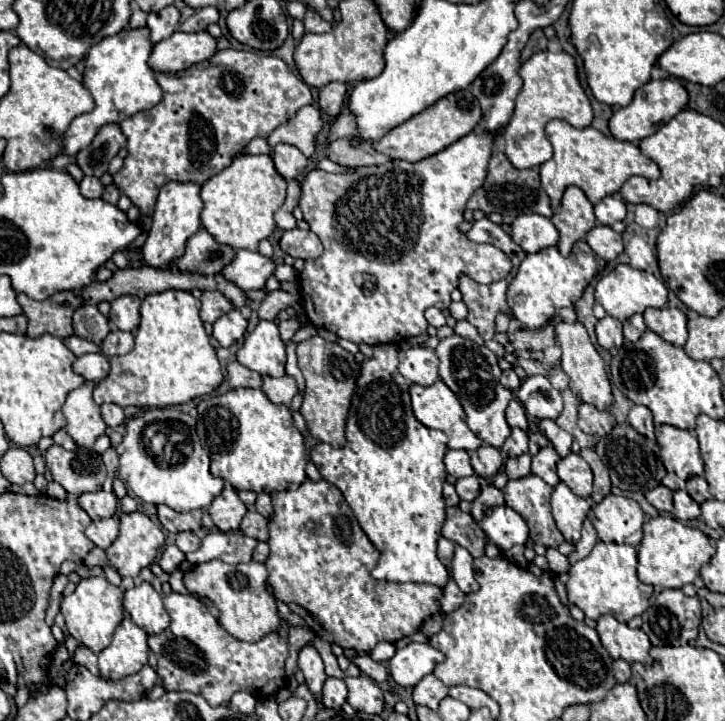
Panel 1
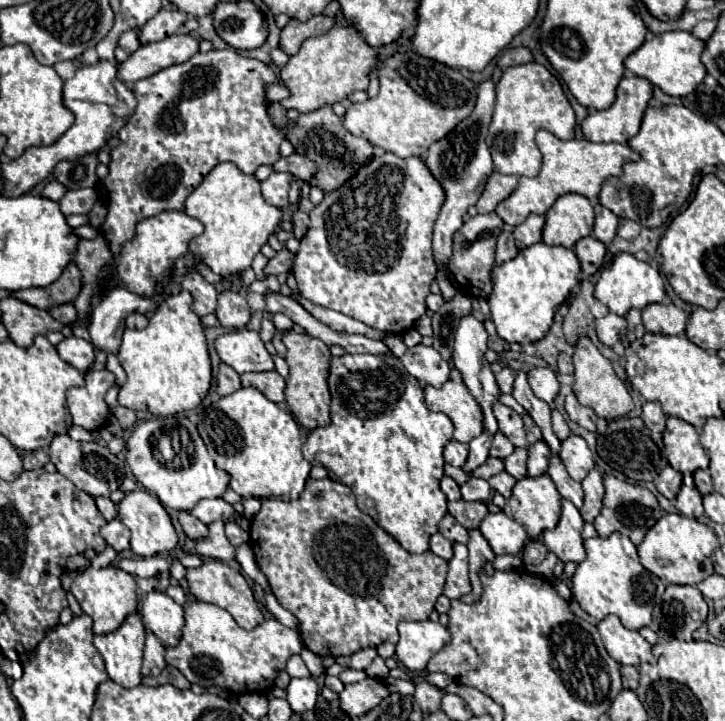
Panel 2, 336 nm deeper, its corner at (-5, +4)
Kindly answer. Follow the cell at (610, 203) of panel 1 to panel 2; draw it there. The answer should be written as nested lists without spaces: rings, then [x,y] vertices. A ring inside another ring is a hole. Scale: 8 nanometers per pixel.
[[[600,203],[594,207],[594,213],[596,213],[596,219],[594,219],[594,231],[592,235],[602,241],[604,245],[608,245],[614,237],[616,237],[616,229],[618,229],[618,217],[608,211],[606,207],[602,207]]]

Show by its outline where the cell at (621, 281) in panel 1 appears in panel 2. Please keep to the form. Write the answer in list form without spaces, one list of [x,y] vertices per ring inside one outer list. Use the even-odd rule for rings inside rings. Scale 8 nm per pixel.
[[[618,253],[616,259],[602,269],[600,279],[594,289],[594,297],[608,305],[608,309],[616,315],[626,315],[630,309],[644,309],[650,303],[660,303],[664,299],[664,281],[660,273],[644,261],[638,261],[630,253]]]

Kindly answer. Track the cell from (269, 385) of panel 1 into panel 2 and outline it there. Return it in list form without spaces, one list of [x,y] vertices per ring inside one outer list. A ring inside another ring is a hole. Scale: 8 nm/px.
[[[278,371],[244,373],[240,379],[242,379],[242,387],[254,387],[260,393],[264,393],[268,399],[272,399],[274,403],[284,401],[284,385],[286,385],[286,381],[280,377]]]

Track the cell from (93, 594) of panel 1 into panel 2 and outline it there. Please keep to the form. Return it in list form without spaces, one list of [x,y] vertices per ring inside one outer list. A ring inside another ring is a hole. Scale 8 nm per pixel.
[[[108,565],[108,567],[102,567],[102,569],[94,569],[94,567],[88,567],[86,571],[82,571],[70,591],[74,593],[76,601],[80,603],[80,609],[92,617],[94,621],[94,633],[96,635],[104,635],[104,633],[112,633],[120,627],[120,623],[126,619],[126,615],[130,615],[132,611],[136,611],[136,603],[138,603],[138,597],[136,597],[136,581],[130,573],[114,567],[114,565]]]

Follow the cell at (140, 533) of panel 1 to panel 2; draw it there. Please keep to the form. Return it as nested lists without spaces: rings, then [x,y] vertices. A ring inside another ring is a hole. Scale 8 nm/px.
[[[136,489],[136,491],[126,493],[126,497],[118,505],[118,519],[130,529],[130,533],[132,533],[132,539],[130,539],[132,553],[138,555],[138,557],[152,557],[152,555],[158,555],[158,553],[166,553],[166,551],[174,549],[176,543],[178,543],[176,529],[172,525],[168,511],[158,501],[158,497],[150,495],[146,489]]]

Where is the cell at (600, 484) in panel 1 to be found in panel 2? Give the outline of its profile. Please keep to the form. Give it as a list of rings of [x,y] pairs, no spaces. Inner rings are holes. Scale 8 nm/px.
[[[596,469],[590,471],[582,481],[582,487],[584,487],[584,505],[580,509],[580,515],[586,523],[592,523],[602,509],[602,497],[604,497],[602,475]]]

